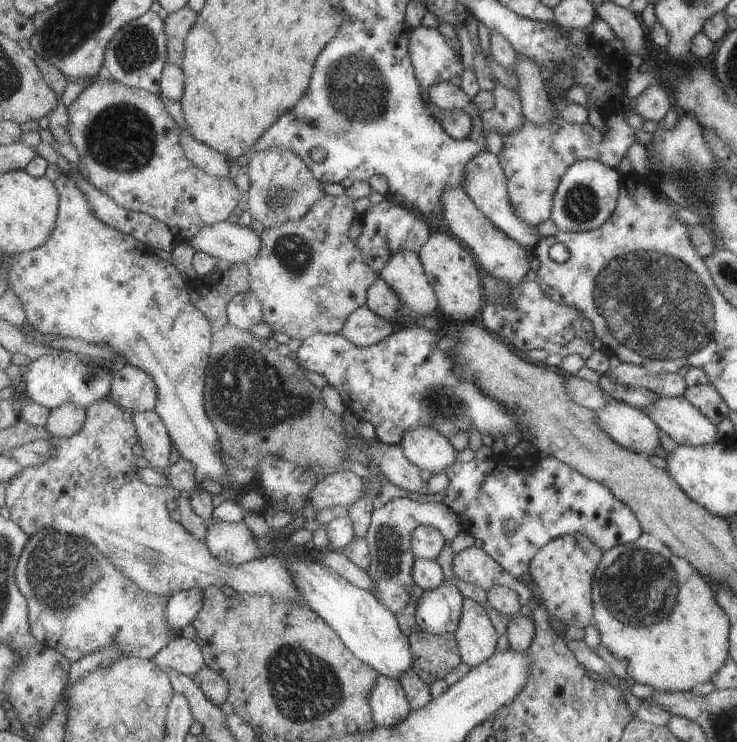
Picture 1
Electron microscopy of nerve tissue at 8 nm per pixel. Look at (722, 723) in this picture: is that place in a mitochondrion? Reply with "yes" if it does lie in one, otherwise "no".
yes

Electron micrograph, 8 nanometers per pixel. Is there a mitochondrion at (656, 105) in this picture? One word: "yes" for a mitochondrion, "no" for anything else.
no

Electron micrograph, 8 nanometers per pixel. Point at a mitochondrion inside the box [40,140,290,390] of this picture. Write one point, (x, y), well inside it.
(92, 373)

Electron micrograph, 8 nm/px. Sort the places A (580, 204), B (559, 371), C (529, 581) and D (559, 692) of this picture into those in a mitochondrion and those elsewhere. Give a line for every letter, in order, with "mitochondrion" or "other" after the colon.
A: mitochondrion
B: other
C: other
D: other

